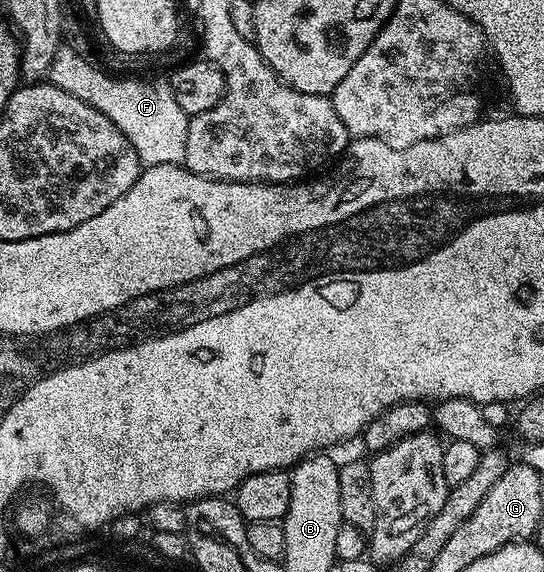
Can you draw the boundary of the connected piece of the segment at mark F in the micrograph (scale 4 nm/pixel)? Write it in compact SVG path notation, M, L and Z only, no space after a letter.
M62 47L54 55L54 63L50 63L47 80L62 87L62 91L70 91L70 95L82 99L82 103L90 103L90 107L102 111L102 115L126 135L141 166L181 164L186 155L188 116L174 100L171 84L167 80L135 81L132 77L111 77L92 63L71 47Z

